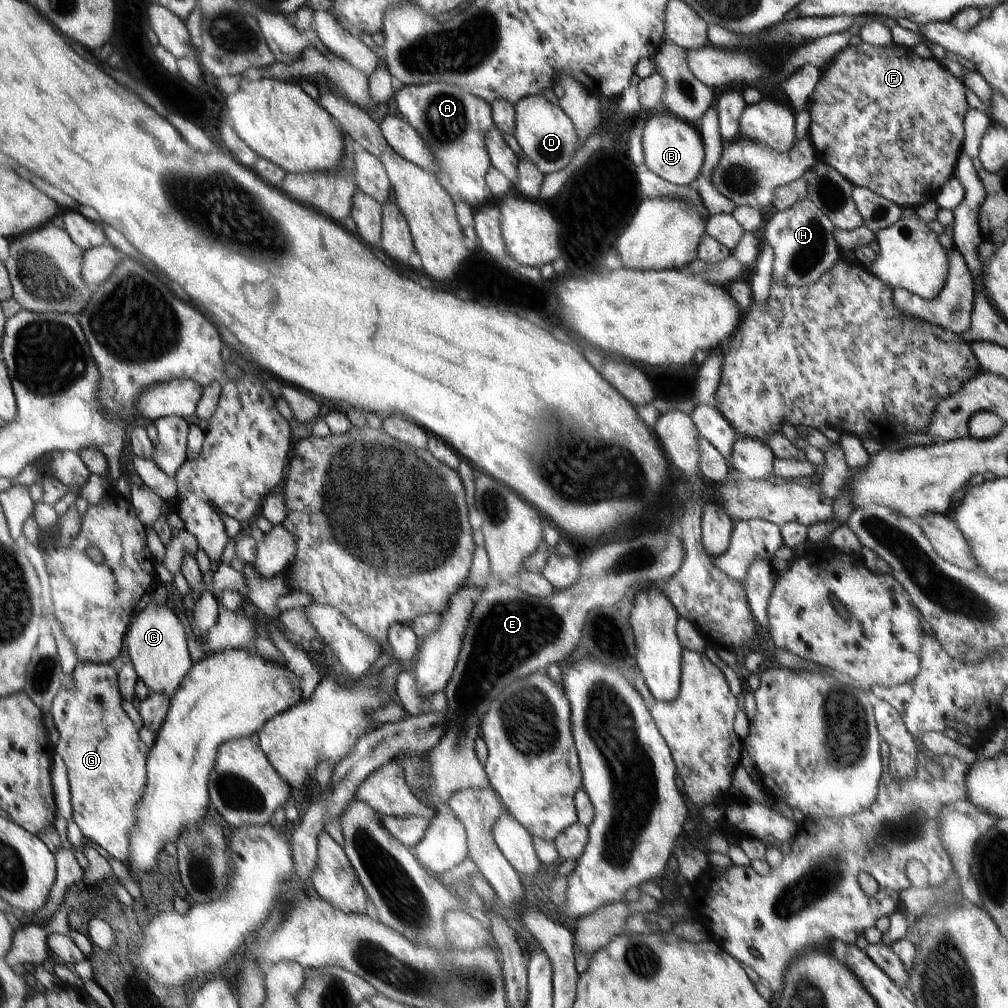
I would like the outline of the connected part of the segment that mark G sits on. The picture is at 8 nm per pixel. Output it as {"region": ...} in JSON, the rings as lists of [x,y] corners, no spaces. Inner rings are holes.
{"region":[[[81,661],[71,673],[74,688],[63,685],[56,694],[50,713],[54,717],[60,740],[55,753],[62,758],[67,769],[71,793],[70,816],[85,839],[103,848],[115,859],[124,863],[130,852],[130,832],[136,828],[136,804],[146,786],[146,758],[148,746],[139,738],[132,720],[122,707],[120,686],[118,685],[118,664],[95,664]]]}

